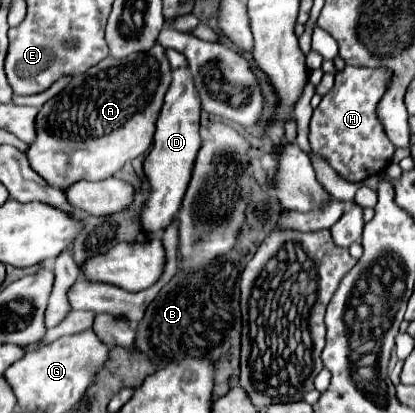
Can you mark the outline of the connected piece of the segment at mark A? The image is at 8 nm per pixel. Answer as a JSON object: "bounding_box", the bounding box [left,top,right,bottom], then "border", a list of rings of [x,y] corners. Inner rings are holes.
{"bounding_box":[25,45,171,191],"border":[[[161,45],[125,59],[107,57],[97,67],[75,75],[59,95],[41,107],[35,119],[37,137],[25,151],[31,167],[49,185],[63,191],[81,179],[113,177],[127,161],[149,149],[169,83],[171,67]]]}

